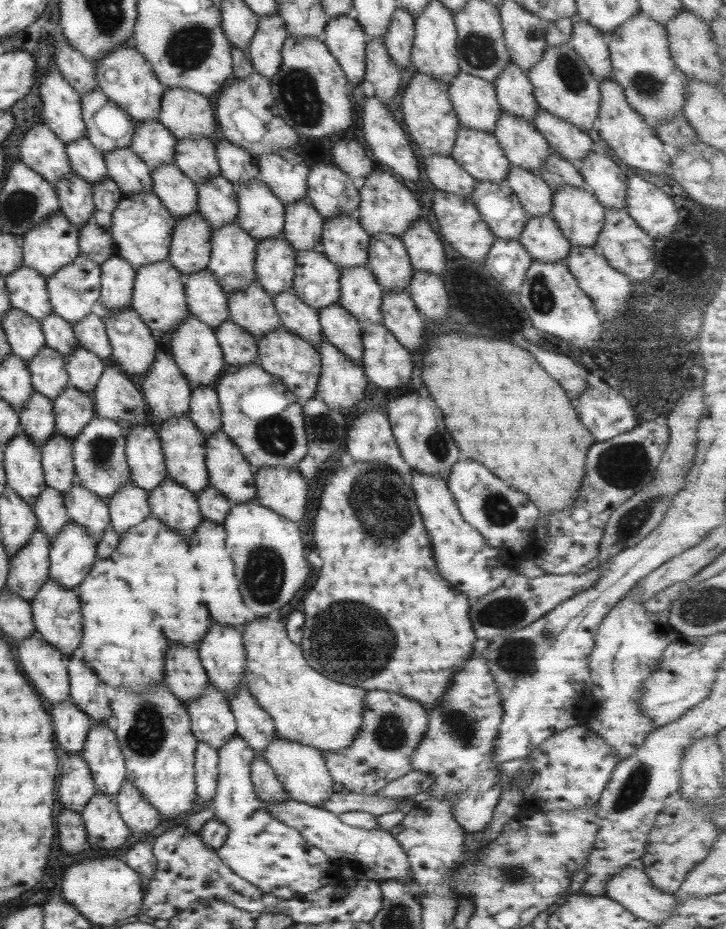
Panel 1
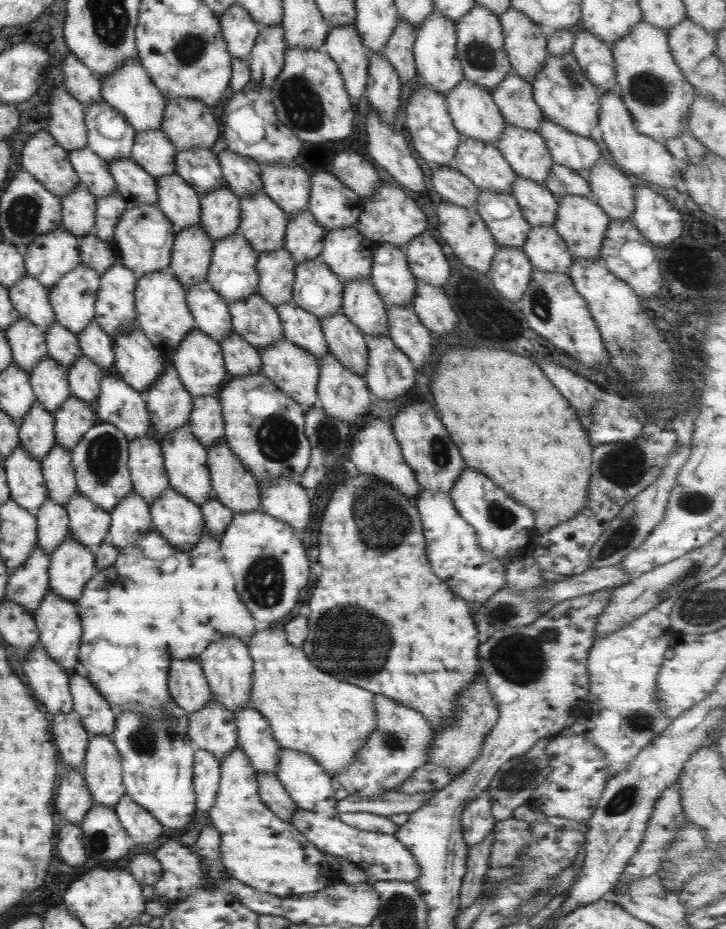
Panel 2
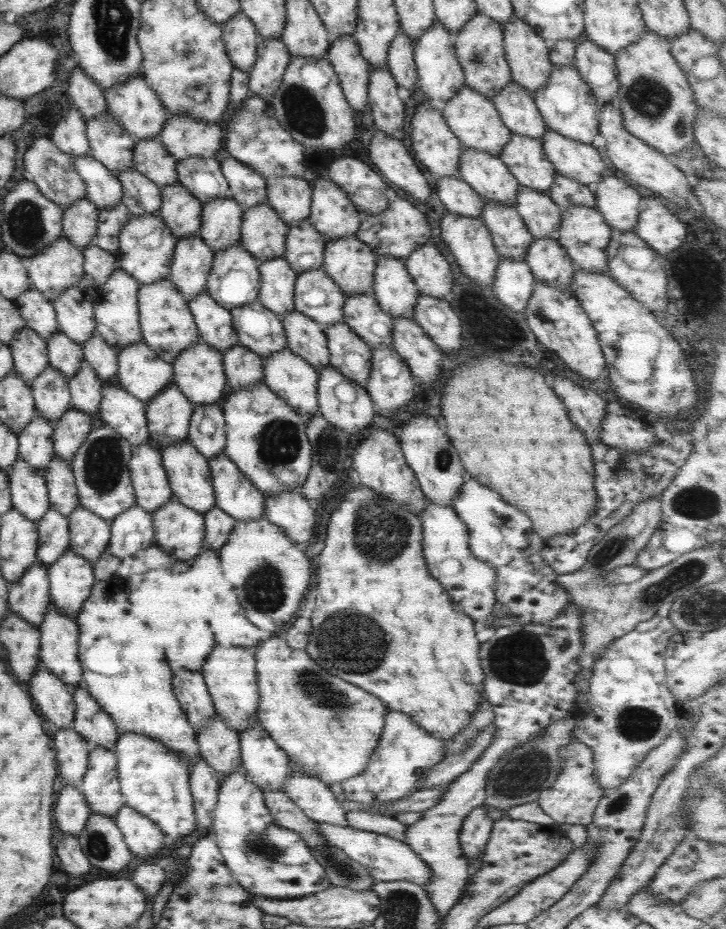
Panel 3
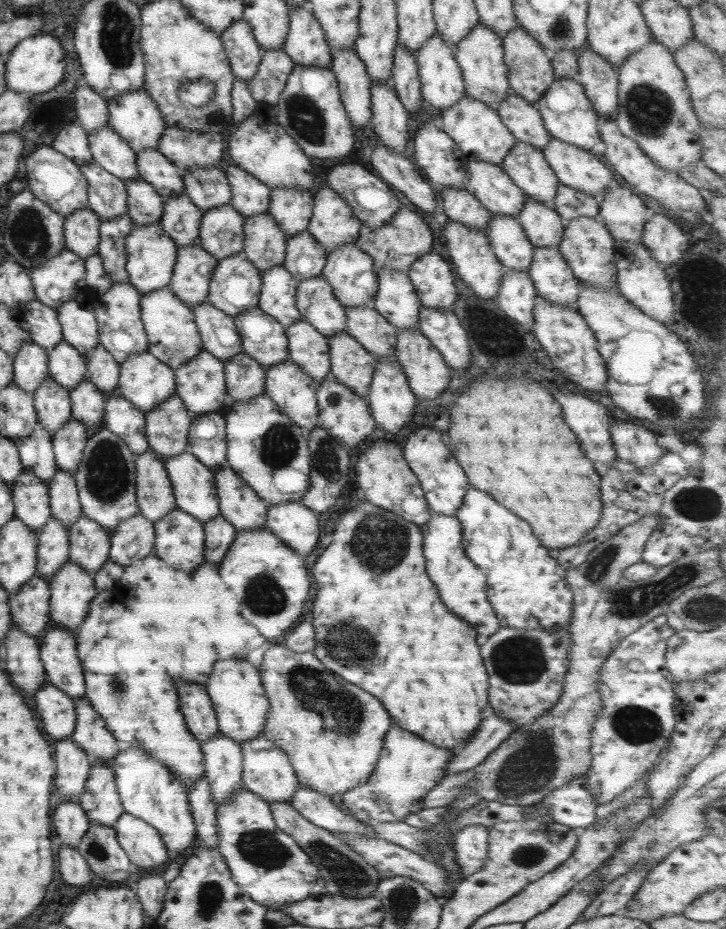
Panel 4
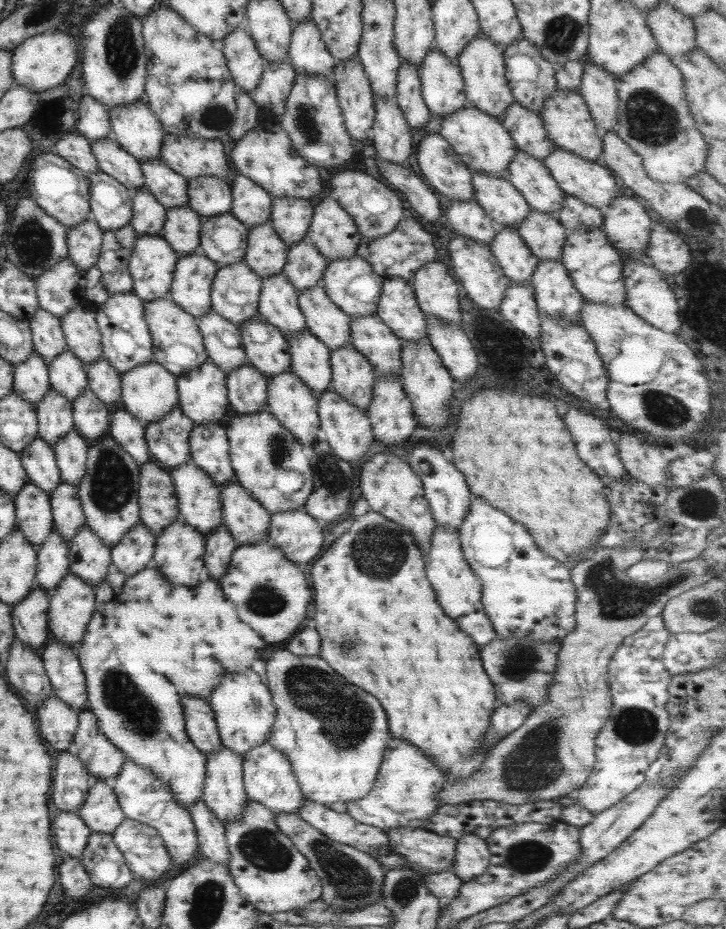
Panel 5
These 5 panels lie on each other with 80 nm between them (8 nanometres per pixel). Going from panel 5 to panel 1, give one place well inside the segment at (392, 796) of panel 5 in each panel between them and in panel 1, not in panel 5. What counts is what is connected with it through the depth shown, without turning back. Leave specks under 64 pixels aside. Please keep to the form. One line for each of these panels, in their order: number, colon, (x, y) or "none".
1: (391, 726)
2: (397, 746)
3: (403, 751)
4: (407, 767)

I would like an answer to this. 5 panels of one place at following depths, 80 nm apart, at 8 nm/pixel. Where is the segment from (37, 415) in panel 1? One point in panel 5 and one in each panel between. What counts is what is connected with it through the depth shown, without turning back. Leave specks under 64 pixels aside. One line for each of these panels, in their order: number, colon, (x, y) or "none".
2: (36, 429)
3: (34, 442)
4: (35, 452)
5: (37, 458)

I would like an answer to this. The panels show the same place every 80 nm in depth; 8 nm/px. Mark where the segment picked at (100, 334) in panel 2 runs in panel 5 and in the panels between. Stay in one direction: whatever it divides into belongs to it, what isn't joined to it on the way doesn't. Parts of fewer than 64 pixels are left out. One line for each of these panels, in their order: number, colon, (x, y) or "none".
3: (102, 359)
4: (102, 370)
5: (102, 379)

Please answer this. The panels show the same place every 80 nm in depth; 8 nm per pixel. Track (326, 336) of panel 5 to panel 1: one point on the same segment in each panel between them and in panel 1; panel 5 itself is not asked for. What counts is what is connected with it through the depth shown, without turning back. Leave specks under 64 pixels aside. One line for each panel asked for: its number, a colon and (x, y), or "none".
1: (315, 281)
2: (315, 289)
3: (315, 295)
4: (314, 300)

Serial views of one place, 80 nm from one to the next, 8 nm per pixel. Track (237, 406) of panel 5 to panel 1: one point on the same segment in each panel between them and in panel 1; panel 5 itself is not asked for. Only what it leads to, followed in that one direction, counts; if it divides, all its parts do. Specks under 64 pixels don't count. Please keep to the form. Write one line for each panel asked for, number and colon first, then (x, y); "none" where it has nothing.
1: (237, 346)
2: (239, 358)
3: (241, 367)
4: (244, 378)

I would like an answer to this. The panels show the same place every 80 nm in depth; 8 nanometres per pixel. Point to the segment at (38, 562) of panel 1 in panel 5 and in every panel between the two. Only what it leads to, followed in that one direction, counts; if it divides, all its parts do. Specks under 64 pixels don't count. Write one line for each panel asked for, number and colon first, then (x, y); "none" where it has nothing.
2: (26, 586)
3: (28, 597)
4: (28, 607)
5: (28, 618)

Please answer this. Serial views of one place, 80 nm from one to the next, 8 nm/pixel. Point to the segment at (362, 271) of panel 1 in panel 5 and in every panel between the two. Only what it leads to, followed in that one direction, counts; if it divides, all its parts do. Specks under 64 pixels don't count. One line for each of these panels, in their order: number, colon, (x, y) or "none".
2: (362, 306)
3: (361, 313)
4: (365, 325)
5: (371, 338)

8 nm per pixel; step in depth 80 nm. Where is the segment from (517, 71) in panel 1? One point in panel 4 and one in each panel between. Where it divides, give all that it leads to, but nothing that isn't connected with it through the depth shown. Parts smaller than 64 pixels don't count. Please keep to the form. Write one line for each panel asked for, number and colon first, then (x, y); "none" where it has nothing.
2: (513, 96)
3: (515, 106)
4: (519, 117)

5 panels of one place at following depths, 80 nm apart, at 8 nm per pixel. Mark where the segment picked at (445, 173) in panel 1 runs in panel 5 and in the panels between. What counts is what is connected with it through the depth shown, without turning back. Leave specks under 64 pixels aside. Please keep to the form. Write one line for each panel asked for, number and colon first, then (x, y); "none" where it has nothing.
2: (451, 186)
3: (456, 196)
4: (460, 206)
5: (465, 218)

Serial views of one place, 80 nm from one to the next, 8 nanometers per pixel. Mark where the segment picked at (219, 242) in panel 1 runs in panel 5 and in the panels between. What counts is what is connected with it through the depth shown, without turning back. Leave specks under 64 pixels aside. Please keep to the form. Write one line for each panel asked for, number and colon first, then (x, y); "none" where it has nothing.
2: (231, 273)
3: (234, 279)
4: (234, 286)
5: (234, 289)

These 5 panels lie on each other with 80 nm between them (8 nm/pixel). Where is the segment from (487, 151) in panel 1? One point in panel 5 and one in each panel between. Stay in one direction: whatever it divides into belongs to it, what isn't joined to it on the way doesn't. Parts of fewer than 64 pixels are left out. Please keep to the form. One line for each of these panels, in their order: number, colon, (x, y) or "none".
2: (481, 162)
3: (484, 173)
4: (492, 188)
5: (501, 202)

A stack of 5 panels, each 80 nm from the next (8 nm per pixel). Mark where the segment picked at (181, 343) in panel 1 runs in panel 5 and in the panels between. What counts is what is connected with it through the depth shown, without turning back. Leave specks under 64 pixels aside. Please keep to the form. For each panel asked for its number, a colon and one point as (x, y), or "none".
2: (198, 361)
3: (197, 372)
4: (199, 383)
5: (201, 392)

